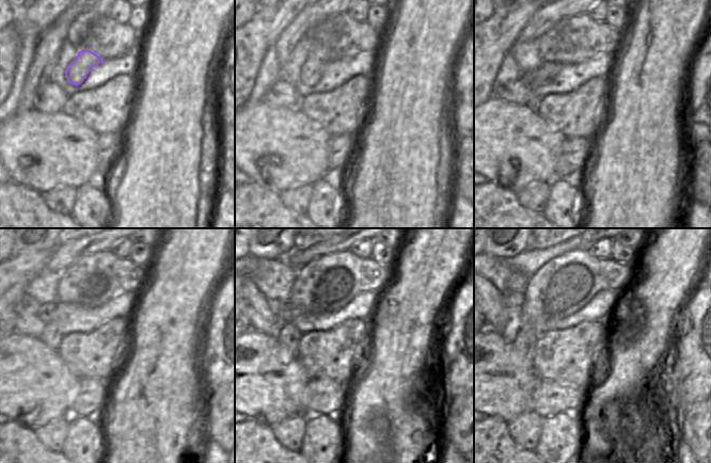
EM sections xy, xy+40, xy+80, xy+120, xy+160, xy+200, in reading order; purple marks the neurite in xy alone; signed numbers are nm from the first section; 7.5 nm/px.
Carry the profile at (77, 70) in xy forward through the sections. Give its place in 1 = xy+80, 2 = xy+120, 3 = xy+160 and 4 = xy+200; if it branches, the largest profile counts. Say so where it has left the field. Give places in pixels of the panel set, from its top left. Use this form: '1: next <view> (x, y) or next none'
1: next xy+80 (544, 75)
2: next xy+120 (50, 336)
3: next xy+160 (288, 336)
4: next xy+200 (523, 340)

